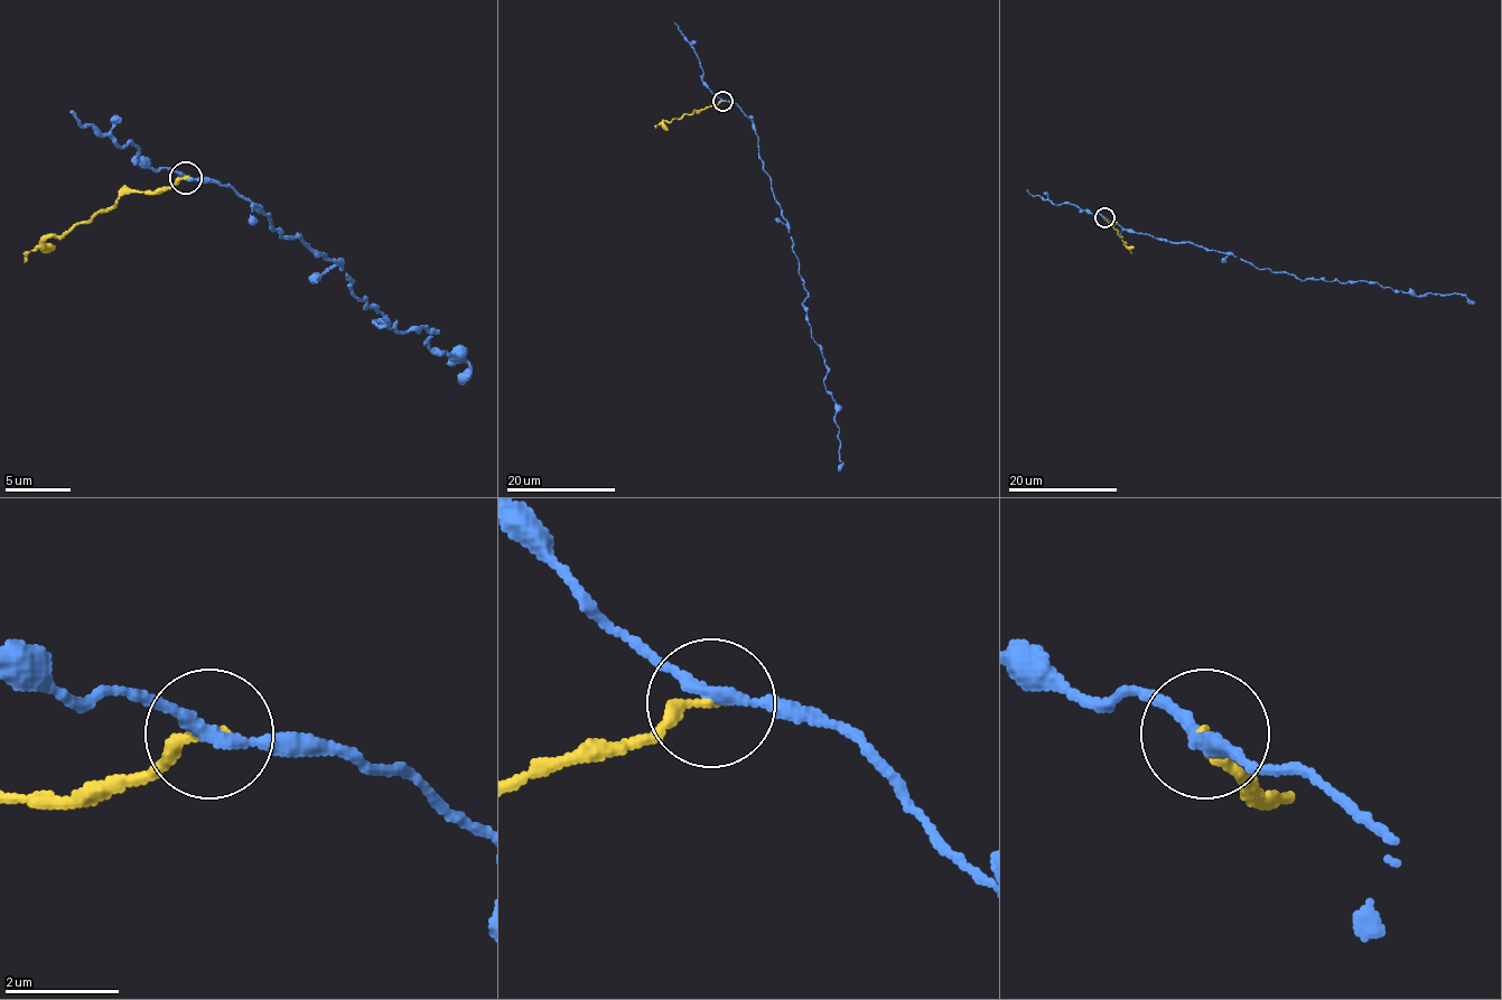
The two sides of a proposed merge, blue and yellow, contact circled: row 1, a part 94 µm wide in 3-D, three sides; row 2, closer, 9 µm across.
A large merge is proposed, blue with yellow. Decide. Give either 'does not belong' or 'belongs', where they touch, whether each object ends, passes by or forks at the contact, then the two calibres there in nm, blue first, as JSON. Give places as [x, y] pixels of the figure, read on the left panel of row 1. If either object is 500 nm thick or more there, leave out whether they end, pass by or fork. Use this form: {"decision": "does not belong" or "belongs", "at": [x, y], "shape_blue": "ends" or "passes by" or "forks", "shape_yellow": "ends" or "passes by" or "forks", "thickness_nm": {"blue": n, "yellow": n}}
{"decision": "does not belong", "at": [185, 177], "shape_blue": "passes by", "shape_yellow": "ends", "thickness_nm": {"blue": 200, "yellow": 220}}

